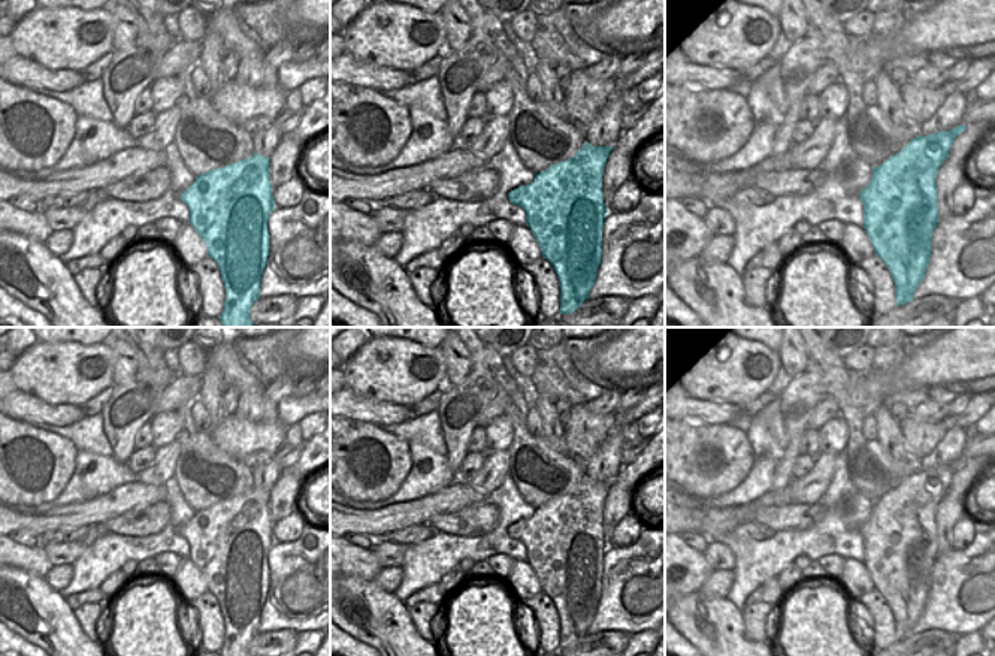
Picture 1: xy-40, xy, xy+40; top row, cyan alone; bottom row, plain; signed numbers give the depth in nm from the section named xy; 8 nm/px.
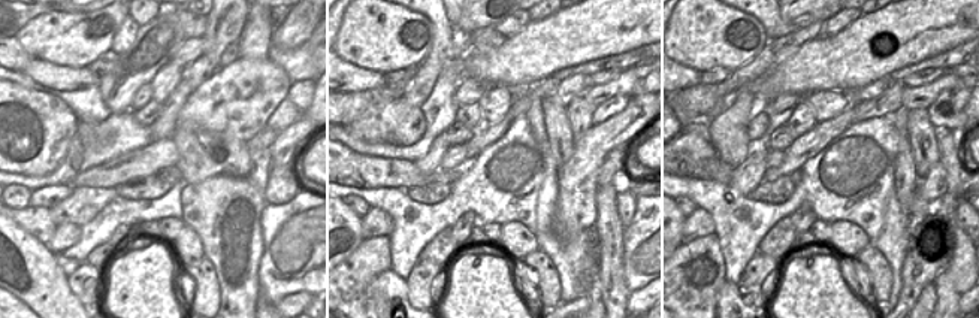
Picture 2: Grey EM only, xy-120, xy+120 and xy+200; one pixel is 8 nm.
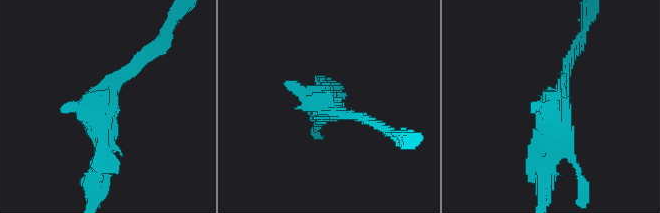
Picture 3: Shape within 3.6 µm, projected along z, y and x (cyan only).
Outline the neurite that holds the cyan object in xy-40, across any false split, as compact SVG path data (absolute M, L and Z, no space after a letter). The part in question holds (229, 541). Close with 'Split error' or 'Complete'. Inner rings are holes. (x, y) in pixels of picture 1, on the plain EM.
M252 492L200 508L179 530L188 541L190 560L206 578L208 592L214 593L226 623L220 656L251 656L249 644L260 632L260 617L269 590L267 554L273 545L269 492Z. Complete.

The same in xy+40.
M965 465L911 474L898 489L872 502L870 519L859 526L864 563L872 584L895 617L896 641L913 635L931 590L937 560L935 513L955 472Z. Complete.

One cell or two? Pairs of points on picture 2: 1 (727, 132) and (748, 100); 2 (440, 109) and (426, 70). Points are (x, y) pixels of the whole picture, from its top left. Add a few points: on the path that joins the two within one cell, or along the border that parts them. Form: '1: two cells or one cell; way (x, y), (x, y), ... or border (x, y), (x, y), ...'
1: one cell; way (730, 124), (742, 108)
2: two cells; border (446, 63), (431, 94), (420, 108)

